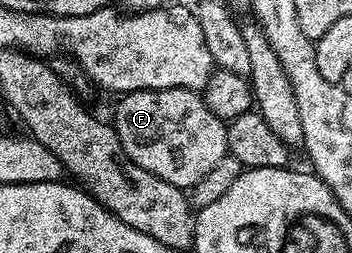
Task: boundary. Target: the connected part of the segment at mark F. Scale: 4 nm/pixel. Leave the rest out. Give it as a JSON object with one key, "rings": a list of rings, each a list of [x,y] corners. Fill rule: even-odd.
{"rings":[[[142,89],[118,98],[112,124],[128,160],[182,189],[200,182],[228,154],[227,125],[191,89]]]}

